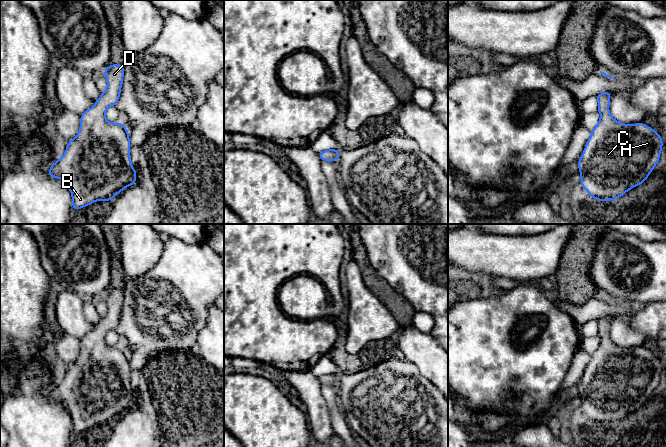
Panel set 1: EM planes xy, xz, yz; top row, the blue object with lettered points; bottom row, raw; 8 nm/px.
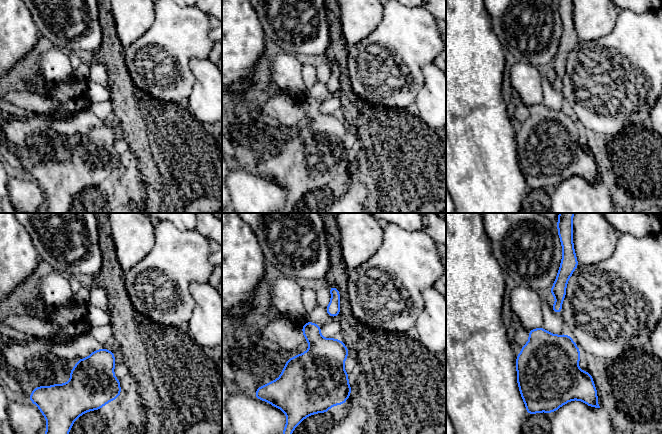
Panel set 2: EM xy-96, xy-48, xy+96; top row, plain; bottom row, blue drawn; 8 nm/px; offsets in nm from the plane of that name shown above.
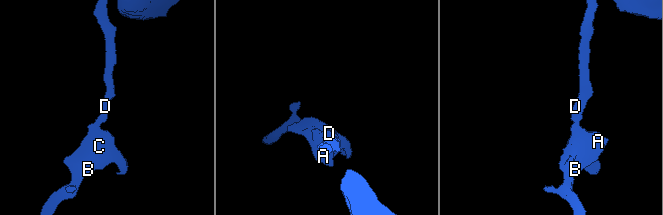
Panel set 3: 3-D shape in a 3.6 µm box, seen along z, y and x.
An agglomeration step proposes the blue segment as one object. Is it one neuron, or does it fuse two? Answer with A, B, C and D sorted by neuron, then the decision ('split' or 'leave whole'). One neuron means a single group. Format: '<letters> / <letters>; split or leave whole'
A B C D; leave whole

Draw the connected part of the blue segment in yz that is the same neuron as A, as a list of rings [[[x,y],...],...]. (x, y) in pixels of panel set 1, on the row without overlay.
[[[611,315],[596,319],[601,342],[578,387],[581,410],[599,425],[615,424],[642,408],[660,383],[663,365],[643,346],[622,348],[609,337]]]

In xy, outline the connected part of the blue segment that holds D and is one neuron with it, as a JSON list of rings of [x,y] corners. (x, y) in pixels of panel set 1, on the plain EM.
[[[124,288],[109,289],[103,298],[108,307],[106,315],[96,324],[92,332],[80,340],[79,357],[74,363],[68,365],[64,379],[48,394],[50,401],[61,403],[69,412],[72,419],[73,435],[99,424],[109,426],[126,411],[136,408],[136,393],[132,391],[130,382],[129,355],[122,346],[110,347],[105,342],[106,333],[110,330],[116,330],[119,325],[124,301]]]

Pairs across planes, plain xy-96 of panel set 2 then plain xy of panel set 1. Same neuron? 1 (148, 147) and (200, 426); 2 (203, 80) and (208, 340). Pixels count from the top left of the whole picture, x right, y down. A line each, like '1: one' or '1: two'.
1: one
2: one

